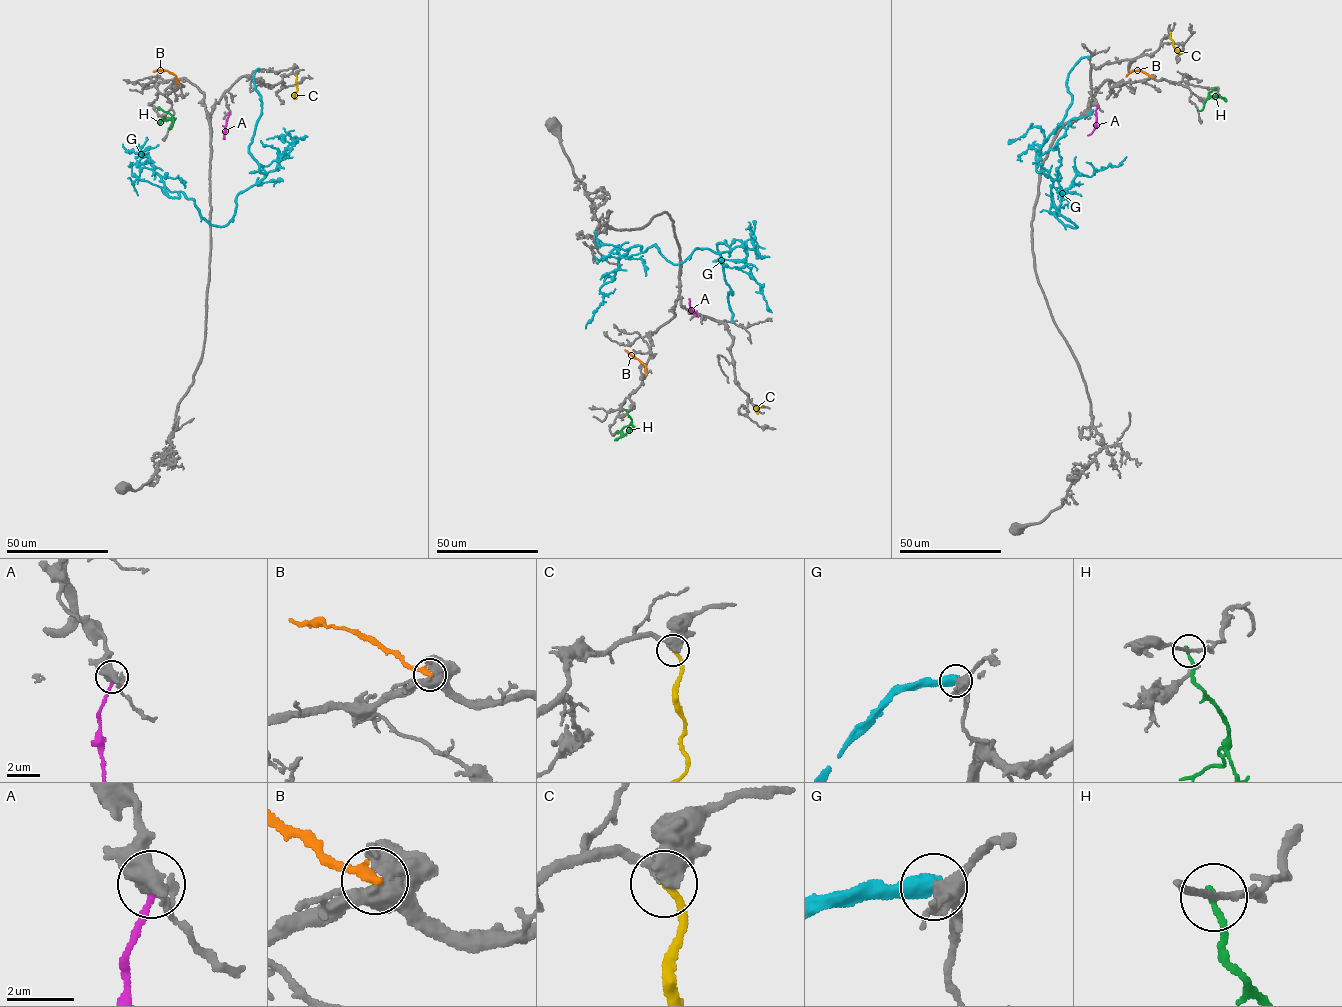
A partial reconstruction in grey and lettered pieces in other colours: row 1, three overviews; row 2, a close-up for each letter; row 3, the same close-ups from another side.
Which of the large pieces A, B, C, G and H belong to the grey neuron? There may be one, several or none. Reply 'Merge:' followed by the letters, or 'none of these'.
Merge: C

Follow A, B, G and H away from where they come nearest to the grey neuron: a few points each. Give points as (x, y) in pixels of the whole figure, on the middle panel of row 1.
A: (697, 315), (689, 306), (689, 298)
B: (646, 375), (644, 364), (625, 350)
G: (732, 320), (717, 246), (725, 240), (728, 251), (696, 247), (678, 264), (654, 245), (631, 247), (585, 328)
H: (627, 410), (632, 427), (614, 440)

